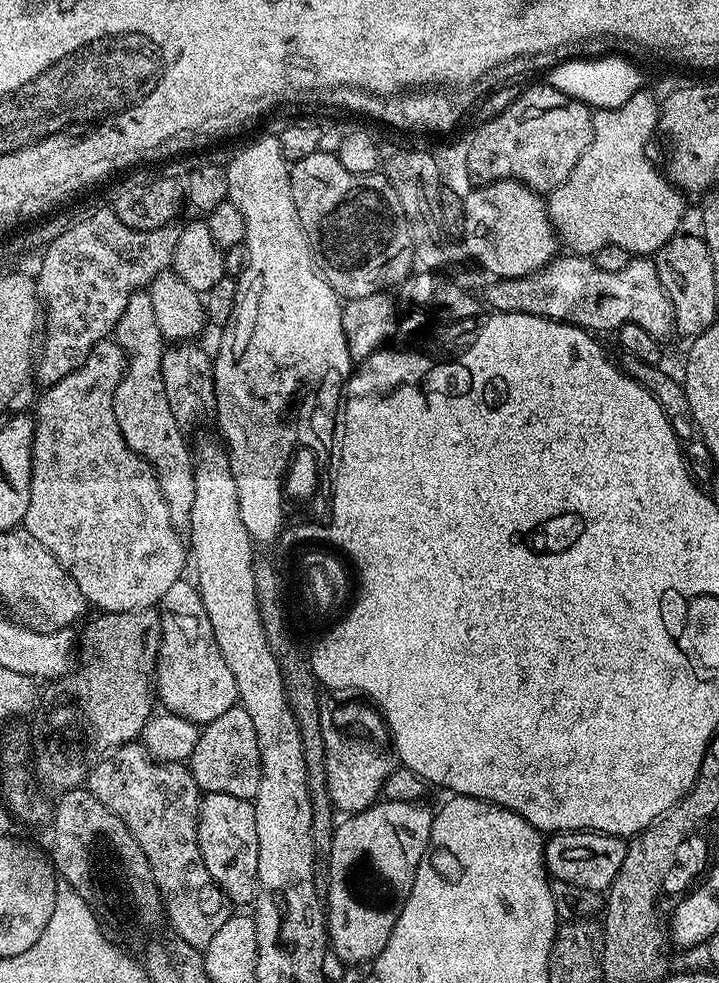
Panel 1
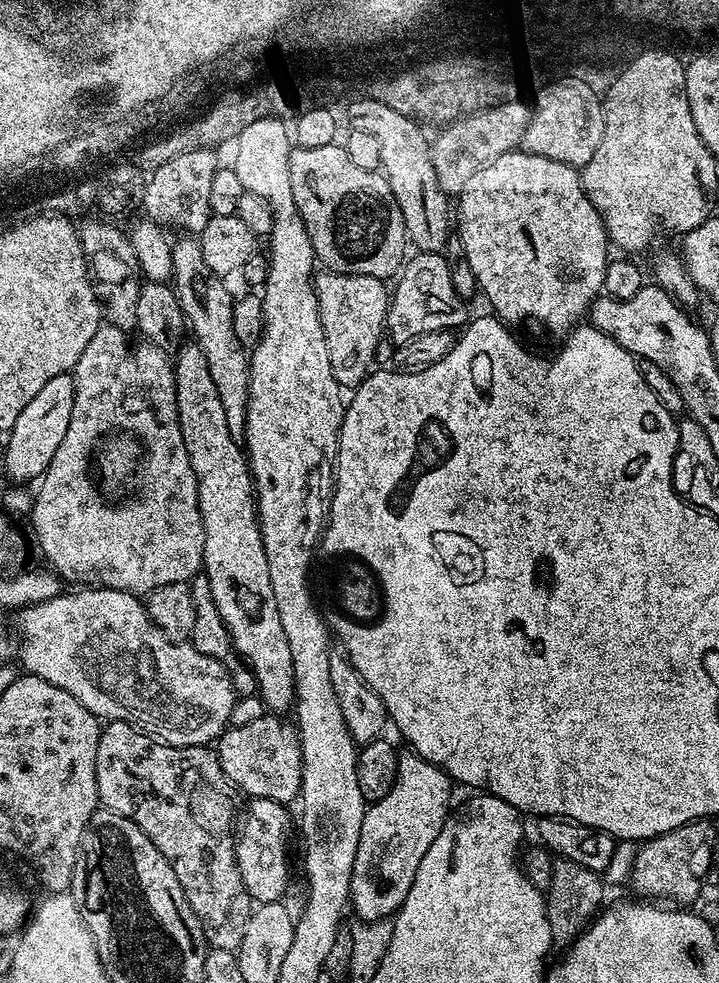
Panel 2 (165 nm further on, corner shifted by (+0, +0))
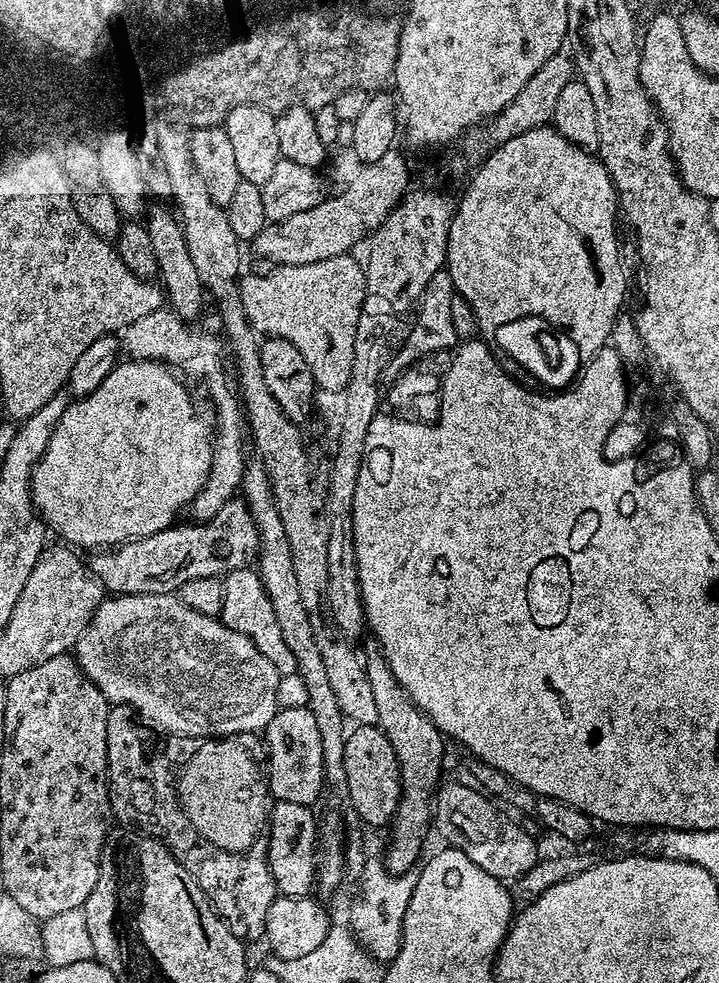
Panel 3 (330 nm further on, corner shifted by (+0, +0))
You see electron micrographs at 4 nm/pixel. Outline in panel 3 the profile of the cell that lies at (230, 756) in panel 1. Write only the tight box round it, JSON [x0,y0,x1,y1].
[262,708,325,805]

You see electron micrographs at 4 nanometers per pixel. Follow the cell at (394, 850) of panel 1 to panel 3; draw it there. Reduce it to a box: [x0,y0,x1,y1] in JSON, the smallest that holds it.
[364,650,446,874]

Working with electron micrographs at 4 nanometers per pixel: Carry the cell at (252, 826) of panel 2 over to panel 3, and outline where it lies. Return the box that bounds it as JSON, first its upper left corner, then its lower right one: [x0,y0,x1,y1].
[268,800,318,896]

